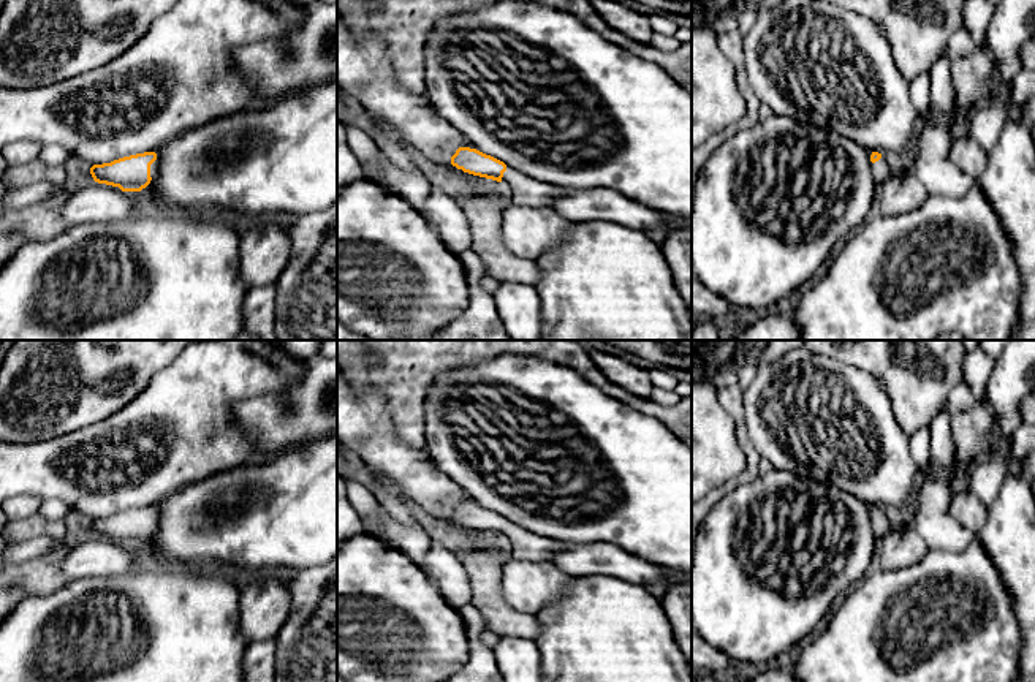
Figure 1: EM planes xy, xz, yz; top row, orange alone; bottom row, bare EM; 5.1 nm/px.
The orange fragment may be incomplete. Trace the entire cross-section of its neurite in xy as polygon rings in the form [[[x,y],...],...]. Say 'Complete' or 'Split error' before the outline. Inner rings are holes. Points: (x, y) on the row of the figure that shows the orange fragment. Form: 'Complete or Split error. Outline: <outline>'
Split error. Outline: [[[144,152],[93,165],[90,174],[95,182],[119,187],[122,191],[141,191],[157,176],[160,160],[155,152]]]

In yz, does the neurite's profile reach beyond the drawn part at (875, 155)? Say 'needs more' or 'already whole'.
needs more

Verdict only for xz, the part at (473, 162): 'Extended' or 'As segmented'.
Extended

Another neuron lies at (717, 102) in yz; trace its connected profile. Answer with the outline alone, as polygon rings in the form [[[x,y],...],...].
[[[692,25],[692,147],[739,122],[745,111],[745,100],[736,84],[736,68],[722,52],[718,33],[712,25]]]

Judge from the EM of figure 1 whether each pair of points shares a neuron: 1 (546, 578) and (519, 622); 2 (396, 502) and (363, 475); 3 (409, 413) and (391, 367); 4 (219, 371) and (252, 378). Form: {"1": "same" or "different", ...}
{"1": "different", "2": "same", "3": "same", "4": "same"}

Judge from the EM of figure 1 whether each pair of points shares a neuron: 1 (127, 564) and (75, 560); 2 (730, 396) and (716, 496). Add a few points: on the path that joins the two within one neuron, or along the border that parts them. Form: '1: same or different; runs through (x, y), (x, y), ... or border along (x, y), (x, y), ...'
1: same; runs through (114, 560), (87, 560)
2: same; runs through (739, 423), (750, 453), (750, 470), (743, 478)

